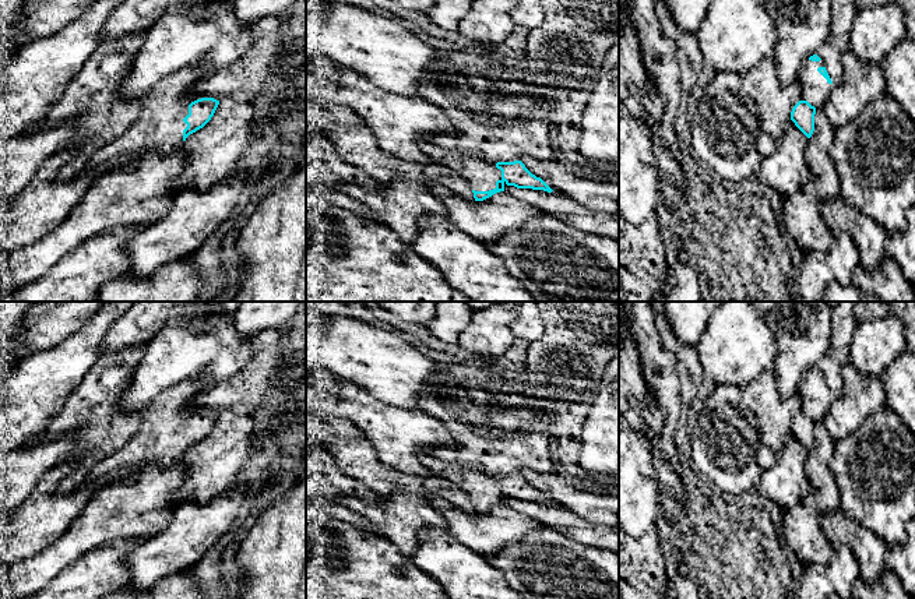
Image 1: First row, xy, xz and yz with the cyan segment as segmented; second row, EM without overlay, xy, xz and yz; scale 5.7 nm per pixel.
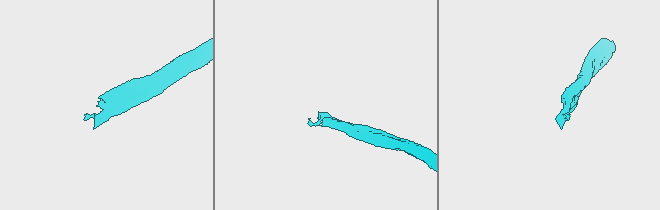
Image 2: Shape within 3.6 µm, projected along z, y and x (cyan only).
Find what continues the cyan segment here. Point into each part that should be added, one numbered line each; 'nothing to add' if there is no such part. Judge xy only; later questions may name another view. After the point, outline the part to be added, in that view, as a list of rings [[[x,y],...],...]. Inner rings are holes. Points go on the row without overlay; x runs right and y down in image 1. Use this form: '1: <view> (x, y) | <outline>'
1: xy (159, 439) | [[[183,381],[151,401],[144,409],[137,433],[116,452],[103,457],[84,483],[98,482],[140,464],[172,465],[183,457],[183,431],[189,427],[191,404],[205,388],[196,381]]]

